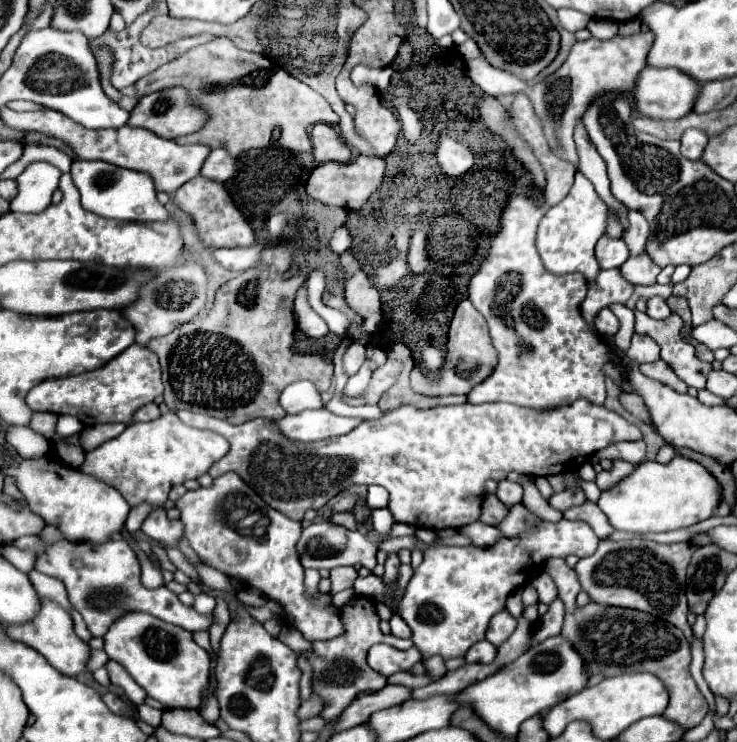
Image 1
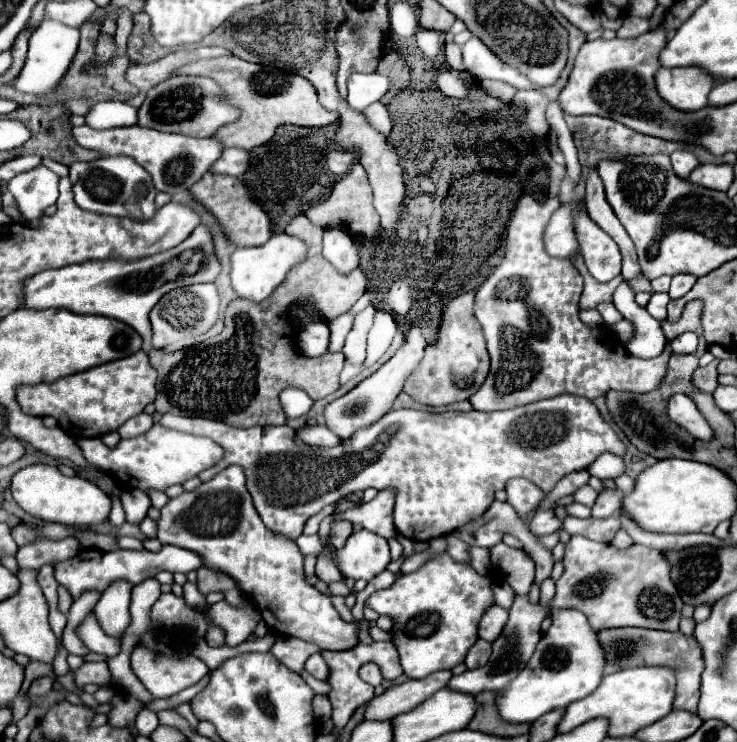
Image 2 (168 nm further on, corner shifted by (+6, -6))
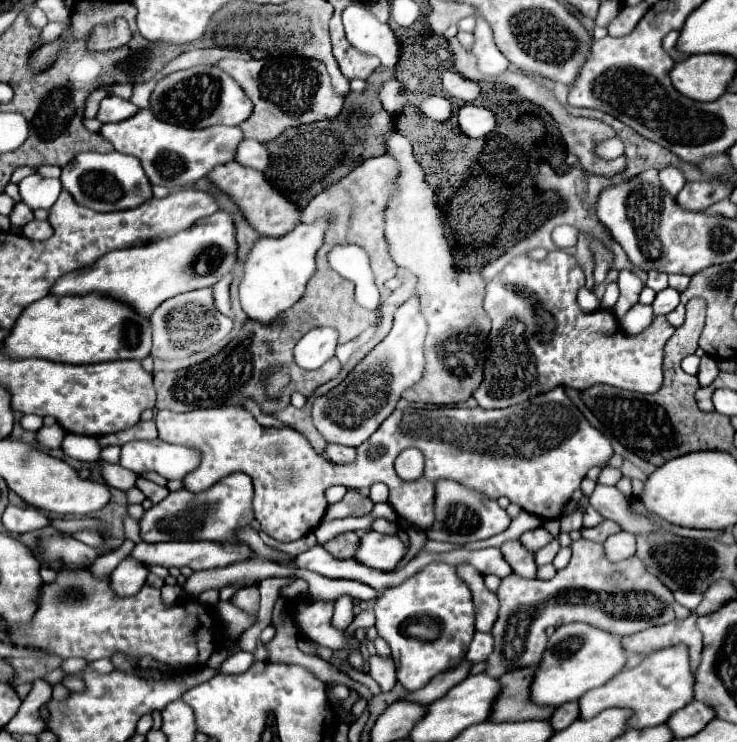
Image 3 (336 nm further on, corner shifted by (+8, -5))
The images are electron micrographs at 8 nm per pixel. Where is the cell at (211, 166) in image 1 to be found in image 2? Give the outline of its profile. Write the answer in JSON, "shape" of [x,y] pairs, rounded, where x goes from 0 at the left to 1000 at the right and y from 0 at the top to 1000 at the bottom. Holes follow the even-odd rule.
{"shape":[[[307,199],[301,213],[288,221],[288,232],[309,235],[309,237],[328,237],[339,226],[339,202],[331,199]]]}

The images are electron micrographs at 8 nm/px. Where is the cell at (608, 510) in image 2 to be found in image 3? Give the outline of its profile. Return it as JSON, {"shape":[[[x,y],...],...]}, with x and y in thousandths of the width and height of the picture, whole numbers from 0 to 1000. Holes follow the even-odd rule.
{"shape":[[[798,681],[795,689],[792,689],[792,710],[806,710],[806,708],[811,708],[817,702],[820,702],[820,697],[806,683]]]}

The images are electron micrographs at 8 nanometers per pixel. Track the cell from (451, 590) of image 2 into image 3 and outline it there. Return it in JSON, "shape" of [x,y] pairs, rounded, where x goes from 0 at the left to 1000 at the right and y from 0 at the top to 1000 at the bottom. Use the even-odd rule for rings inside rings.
{"shape":[[[583,759],[570,772],[554,778],[548,786],[529,791],[510,807],[510,848],[524,861],[537,891],[540,918],[551,931],[564,931],[581,920],[583,912],[616,899],[624,891],[600,891],[600,850],[616,864],[616,885],[630,885],[632,869],[643,858],[643,815],[635,788],[619,775],[608,759]]]}

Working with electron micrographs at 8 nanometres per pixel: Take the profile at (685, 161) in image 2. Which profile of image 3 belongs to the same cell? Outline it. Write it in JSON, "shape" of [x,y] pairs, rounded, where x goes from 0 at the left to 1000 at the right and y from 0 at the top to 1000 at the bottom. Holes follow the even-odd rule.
{"shape":[[[901,225],[896,230],[896,244],[898,249],[909,257],[909,263],[920,263],[920,257],[928,252],[931,241],[928,241],[928,233],[920,228],[920,225]]]}

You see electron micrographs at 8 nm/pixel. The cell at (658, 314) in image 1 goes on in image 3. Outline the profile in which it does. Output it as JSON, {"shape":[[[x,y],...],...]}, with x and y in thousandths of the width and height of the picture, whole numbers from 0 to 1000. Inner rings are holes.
{"shape":[[[912,387],[890,395],[890,403],[887,403],[887,408],[885,408],[887,425],[906,425],[909,419],[917,416],[920,406],[923,406],[923,395],[920,395],[917,389],[912,389]]]}

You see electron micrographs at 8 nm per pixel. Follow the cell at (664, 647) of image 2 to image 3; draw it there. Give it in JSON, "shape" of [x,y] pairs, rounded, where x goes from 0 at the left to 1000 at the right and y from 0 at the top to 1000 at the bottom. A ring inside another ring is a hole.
{"shape":[[[939,826],[934,834],[915,834],[912,840],[893,842],[874,848],[863,856],[852,856],[841,861],[847,877],[852,880],[887,880],[904,872],[915,869],[931,869],[936,883],[936,899],[939,907],[950,899],[950,880],[953,880],[953,856],[944,845],[944,826]]]}

